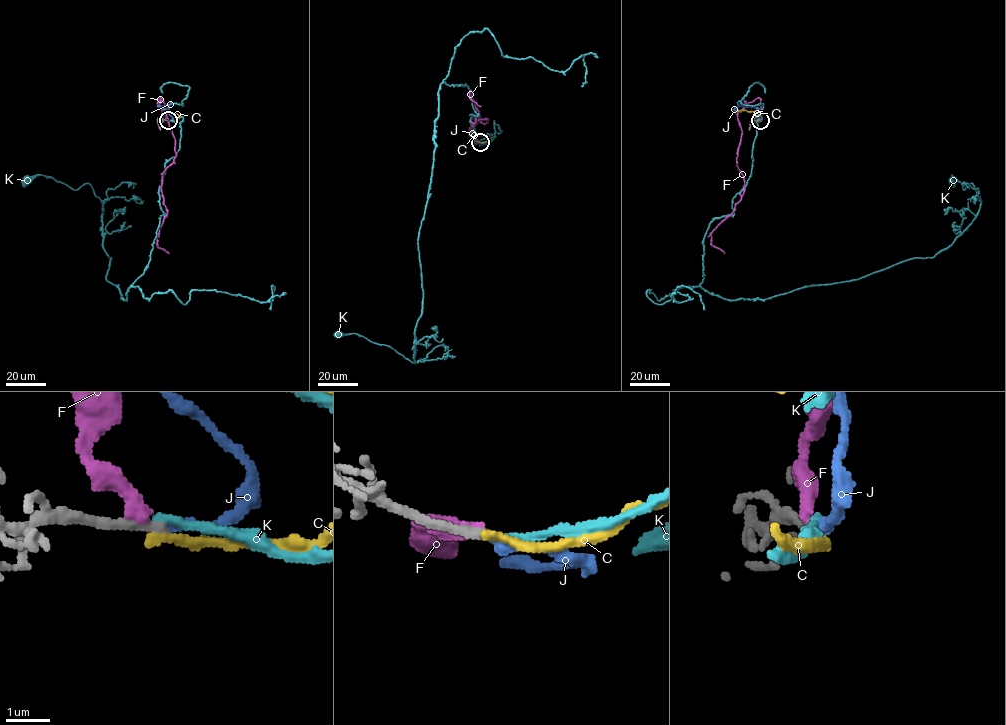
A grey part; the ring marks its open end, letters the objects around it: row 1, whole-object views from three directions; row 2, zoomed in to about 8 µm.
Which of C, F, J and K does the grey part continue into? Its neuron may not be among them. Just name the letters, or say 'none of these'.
none of these

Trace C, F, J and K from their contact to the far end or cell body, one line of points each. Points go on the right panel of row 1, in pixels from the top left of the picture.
C: (760, 121), (756, 116), (759, 112), (739, 110)
F: (760, 120), (757, 97), (737, 113), (742, 135), (736, 161), (745, 190), (711, 234), (711, 243), (724, 253)
J: (760, 120), (761, 112), (754, 107), (739, 105), (735, 112)
K: (760, 120), (733, 215), (703, 240), (700, 286), (723, 298), (933, 257), (979, 209), (952, 181)

